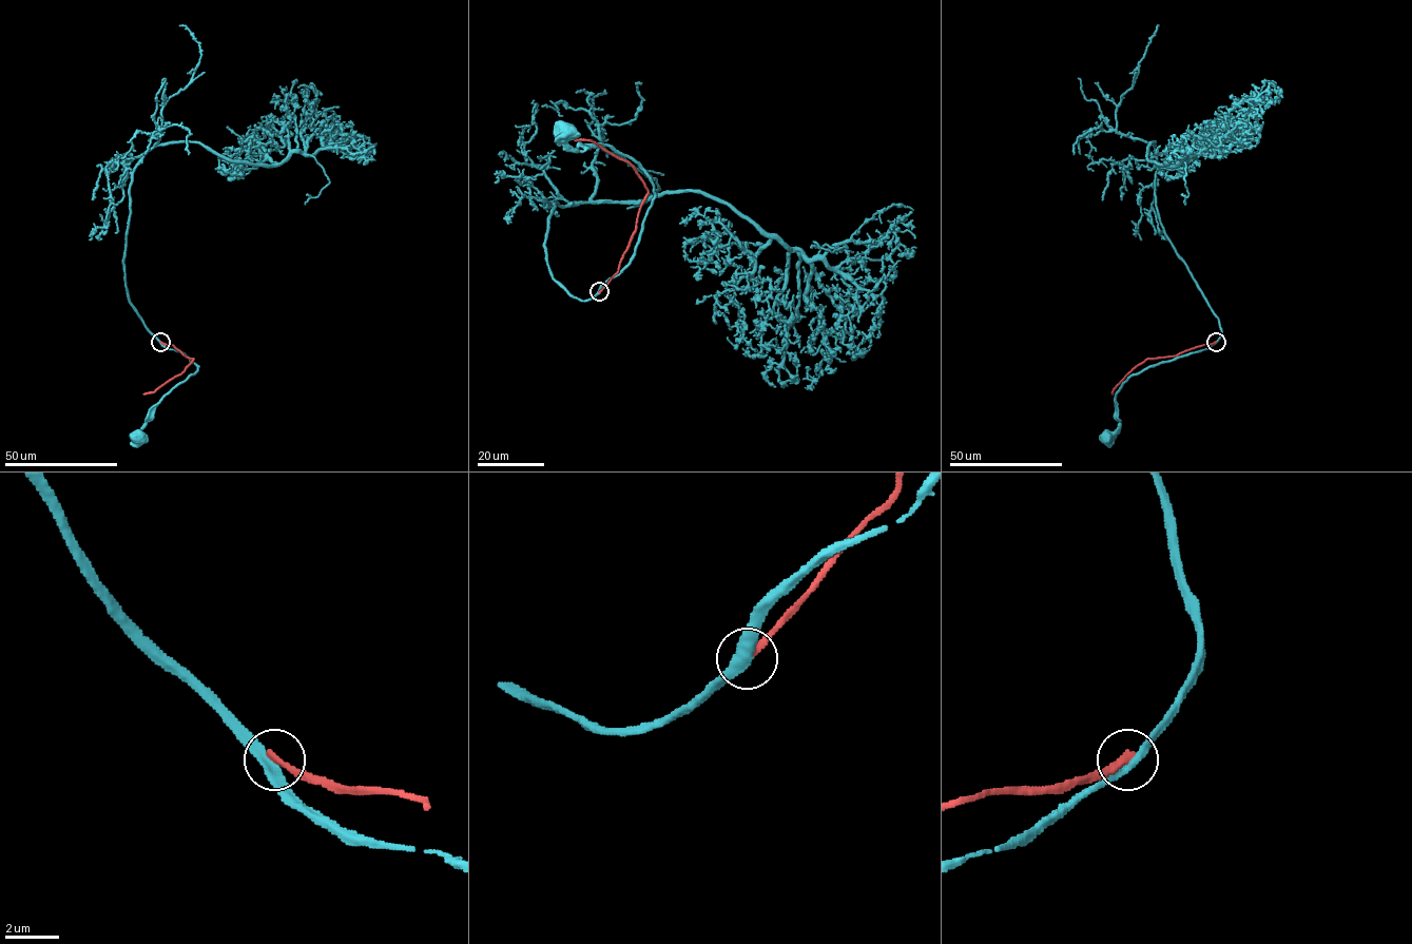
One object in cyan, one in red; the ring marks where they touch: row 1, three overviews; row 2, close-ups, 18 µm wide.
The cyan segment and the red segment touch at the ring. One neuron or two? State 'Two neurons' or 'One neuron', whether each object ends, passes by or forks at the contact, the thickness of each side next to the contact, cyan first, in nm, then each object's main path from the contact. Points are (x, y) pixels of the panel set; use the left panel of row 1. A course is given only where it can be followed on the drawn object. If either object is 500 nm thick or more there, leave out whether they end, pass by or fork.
Two neurons. At the ring cyan passes by. At the ring red ends. Thickness 360 nm (cyan) against 240 nm. Course of cyan: (160, 342), (167, 348), (182, 352), (198, 367), (157, 404), (153, 417), (136, 437). Course of red: (160, 342), (193, 360), (180, 374), (154, 391), (143, 393)

